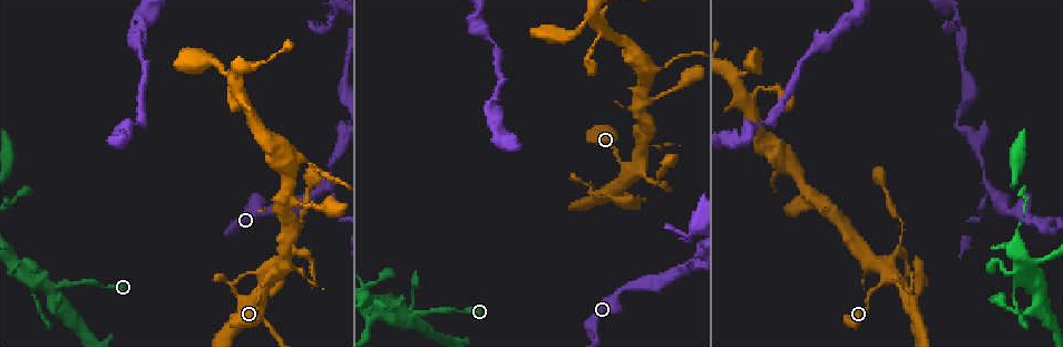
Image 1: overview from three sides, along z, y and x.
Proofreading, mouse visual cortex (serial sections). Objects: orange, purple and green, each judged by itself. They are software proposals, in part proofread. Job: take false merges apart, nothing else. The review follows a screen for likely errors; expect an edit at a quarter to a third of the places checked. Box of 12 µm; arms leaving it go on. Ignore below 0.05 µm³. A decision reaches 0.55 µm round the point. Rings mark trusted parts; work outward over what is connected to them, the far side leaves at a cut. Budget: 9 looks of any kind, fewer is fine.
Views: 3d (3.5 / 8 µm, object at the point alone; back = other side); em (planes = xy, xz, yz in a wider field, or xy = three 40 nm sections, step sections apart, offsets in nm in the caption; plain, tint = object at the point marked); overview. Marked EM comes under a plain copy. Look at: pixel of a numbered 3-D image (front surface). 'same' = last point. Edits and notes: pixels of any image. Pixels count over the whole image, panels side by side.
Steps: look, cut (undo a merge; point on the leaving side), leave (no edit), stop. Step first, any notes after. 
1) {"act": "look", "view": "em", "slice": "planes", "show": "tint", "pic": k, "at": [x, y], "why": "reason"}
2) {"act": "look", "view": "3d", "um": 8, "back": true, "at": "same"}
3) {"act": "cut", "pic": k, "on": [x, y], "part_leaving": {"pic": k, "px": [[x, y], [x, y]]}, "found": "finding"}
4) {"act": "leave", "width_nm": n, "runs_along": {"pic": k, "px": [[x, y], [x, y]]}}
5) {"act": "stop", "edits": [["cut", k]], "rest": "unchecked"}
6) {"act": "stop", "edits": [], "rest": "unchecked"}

{"act": "look", "view": "3d", "um": 3.5, "pic": 1, "at": [23, 273]}

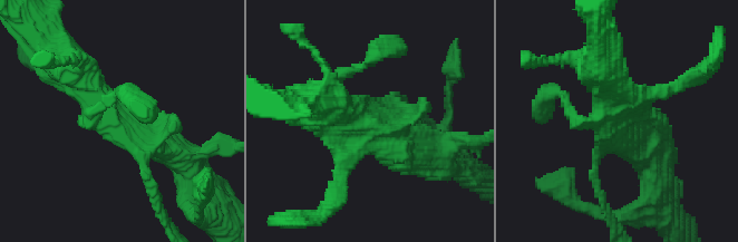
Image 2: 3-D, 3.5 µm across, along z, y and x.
{"act": "look", "view": "em", "slice": "planes", "show": "tint", "pic": 2, "at": [623, 116], "why": "shape alone is not enough"}

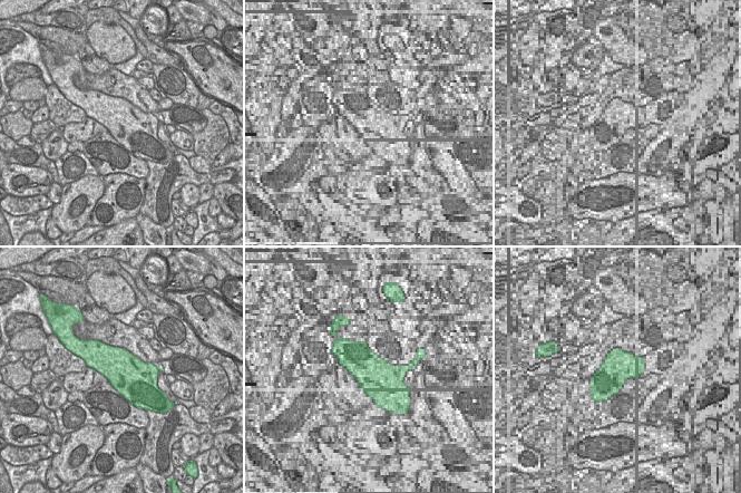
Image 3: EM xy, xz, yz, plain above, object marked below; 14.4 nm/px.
{"act": "look", "view": "em", "slice": "xy", "step": 1, "show": "tint", "at": "same", "why": "cut it another way"}

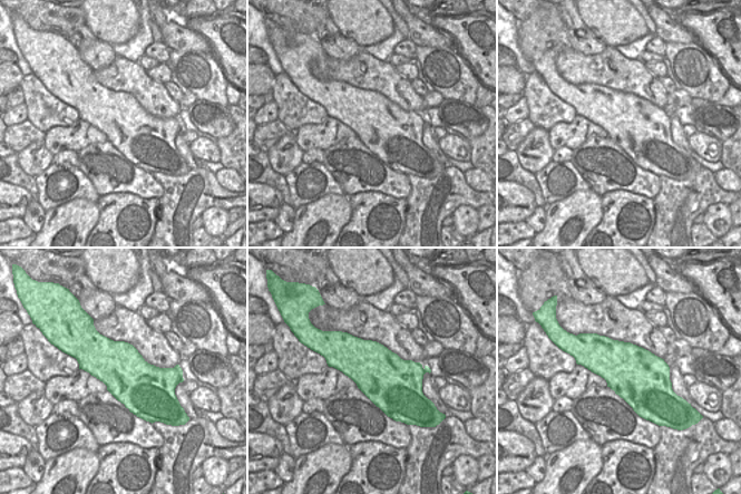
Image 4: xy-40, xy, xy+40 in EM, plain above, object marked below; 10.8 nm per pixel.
{"act": "leave", "runs_along": {"pic": 2, "px": [[178, 154], [107, 109], [69, 68]]}, "found": "one cell here"}

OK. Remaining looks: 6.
{"act": "look", "view": "3d", "um": 3.5, "pic": 1, "at": [980, 160], "why": "two arms in line, one across"}

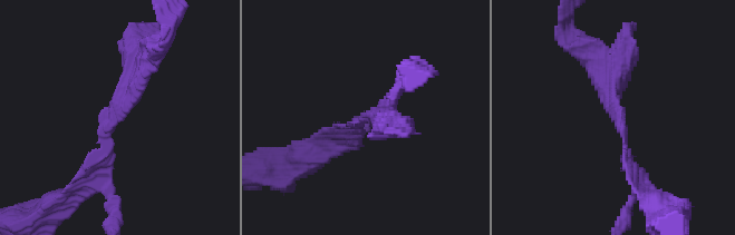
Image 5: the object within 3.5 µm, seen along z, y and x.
{"act": "look", "view": "em", "slice": "xy", "step": 1, "show": "tint", "pic": 5, "at": [112, 114], "arms": 3, "arm_widths_nm": [150, 200, 350], "why": "now the EM"}

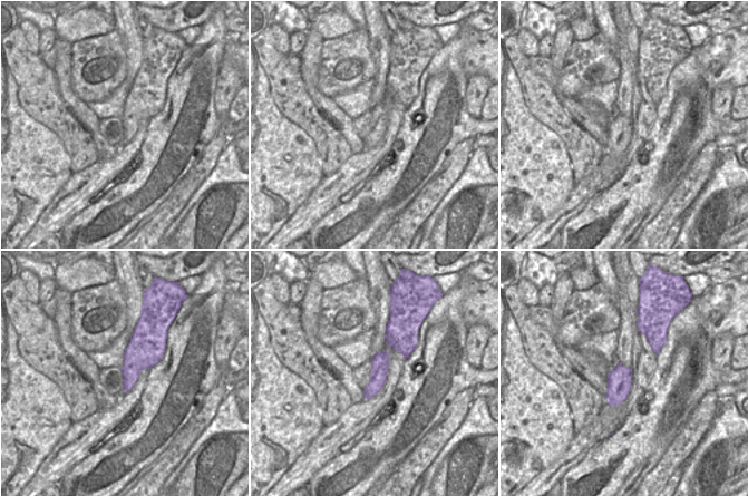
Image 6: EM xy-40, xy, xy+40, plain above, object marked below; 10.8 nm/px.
{"act": "leave", "found": "continuous, no second cell"}

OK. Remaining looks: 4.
{"act": "look", "view": "3d", "um": 3.5, "pic": 1, "at": [899, 249], "why": "sudden change in width"}

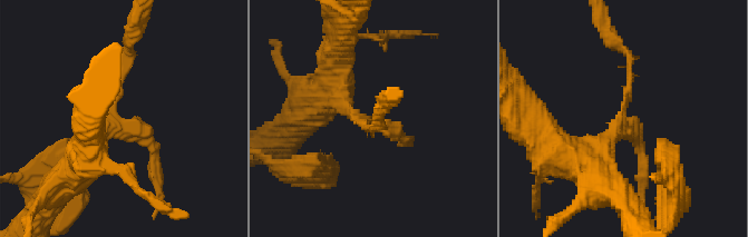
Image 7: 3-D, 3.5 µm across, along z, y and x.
{"act": "leave", "found": "one cell here"}

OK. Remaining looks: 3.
{"act": "look", "view": "3d", "um": 3.5, "pic": 1, "at": [665, 67], "why": "calibre changes"}

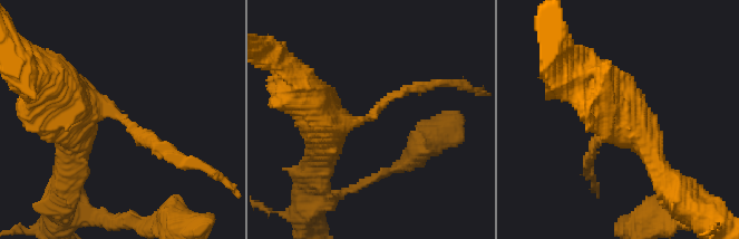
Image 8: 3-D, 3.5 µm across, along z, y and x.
{"act": "look", "view": "em", "slice": "xy", "step": 5, "show": "tint", "pic": 8, "at": [367, 117], "why": "need the tissue"}

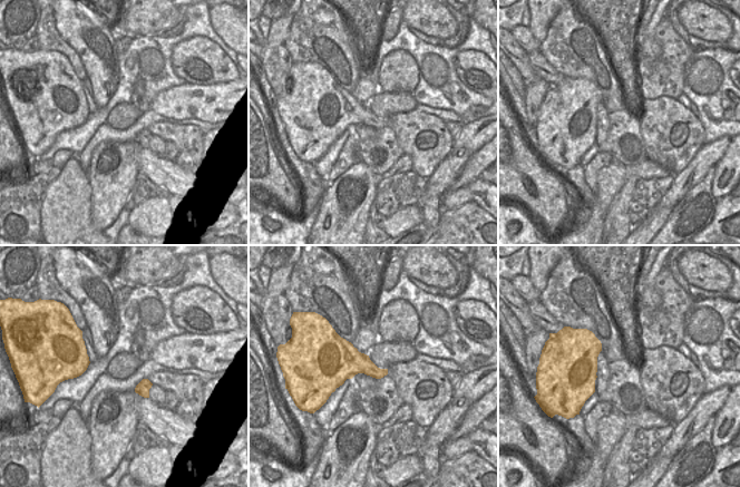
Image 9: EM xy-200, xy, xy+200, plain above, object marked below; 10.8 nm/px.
{"act": "leave", "width_nm": 280, "runs_along": {"pic": 8, "px": [[320, 134], [423, 86]]}, "found": "all the same cell"}

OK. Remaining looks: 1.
{"act": "stop", "edits": [], "rest": "unchecked"}

